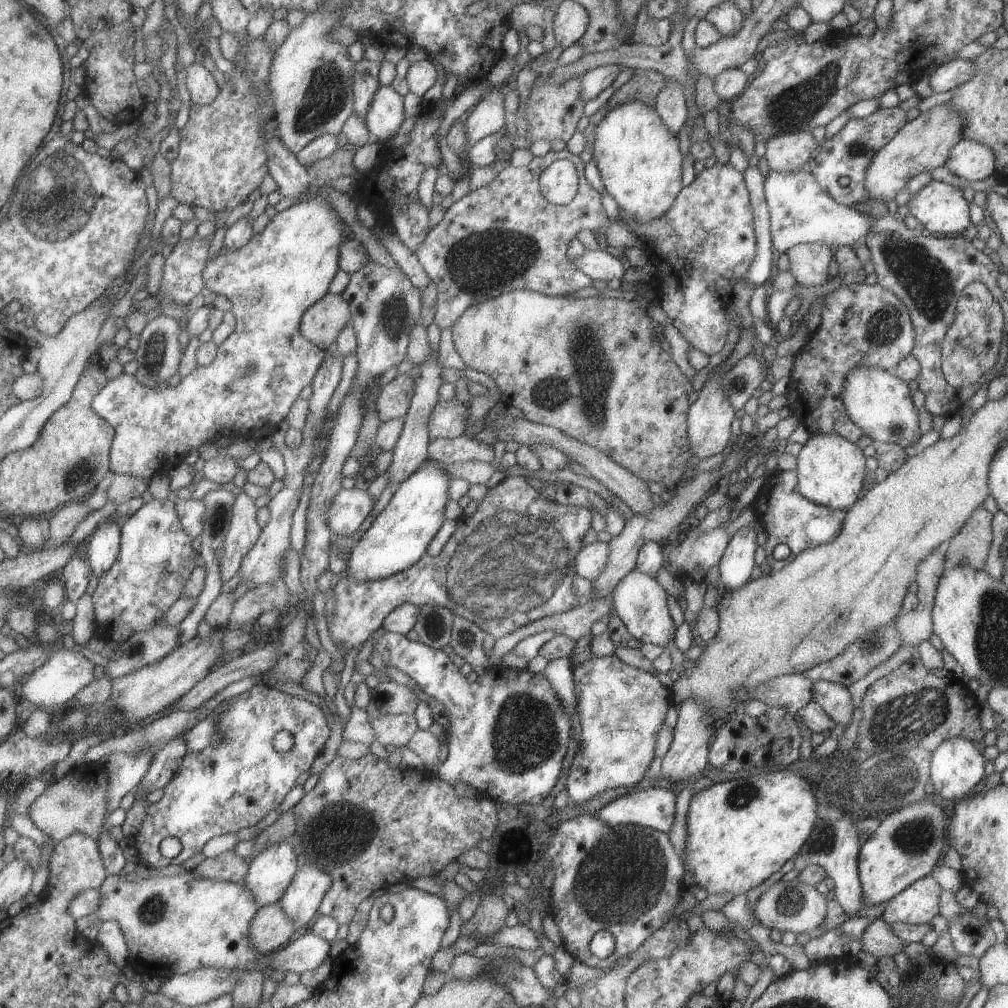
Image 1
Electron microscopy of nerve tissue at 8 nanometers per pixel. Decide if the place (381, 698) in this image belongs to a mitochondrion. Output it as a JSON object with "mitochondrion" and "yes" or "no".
{"mitochondrion":"no"}

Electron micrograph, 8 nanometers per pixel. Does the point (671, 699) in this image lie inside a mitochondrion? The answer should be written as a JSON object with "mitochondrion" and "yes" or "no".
{"mitochondrion":"no"}

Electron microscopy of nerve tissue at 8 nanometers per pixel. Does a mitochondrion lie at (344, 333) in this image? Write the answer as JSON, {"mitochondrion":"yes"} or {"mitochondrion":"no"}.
{"mitochondrion":"no"}

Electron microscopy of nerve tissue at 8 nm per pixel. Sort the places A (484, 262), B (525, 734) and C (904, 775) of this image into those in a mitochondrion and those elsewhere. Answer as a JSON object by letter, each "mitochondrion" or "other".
{"A":"mitochondrion","B":"mitochondrion","C":"mitochondrion"}

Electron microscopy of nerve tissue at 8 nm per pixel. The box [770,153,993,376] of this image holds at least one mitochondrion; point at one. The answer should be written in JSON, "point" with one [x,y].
{"point":[929,286]}

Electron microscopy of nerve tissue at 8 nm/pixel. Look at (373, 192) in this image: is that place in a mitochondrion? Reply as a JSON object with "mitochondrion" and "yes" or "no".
{"mitochondrion":"no"}

